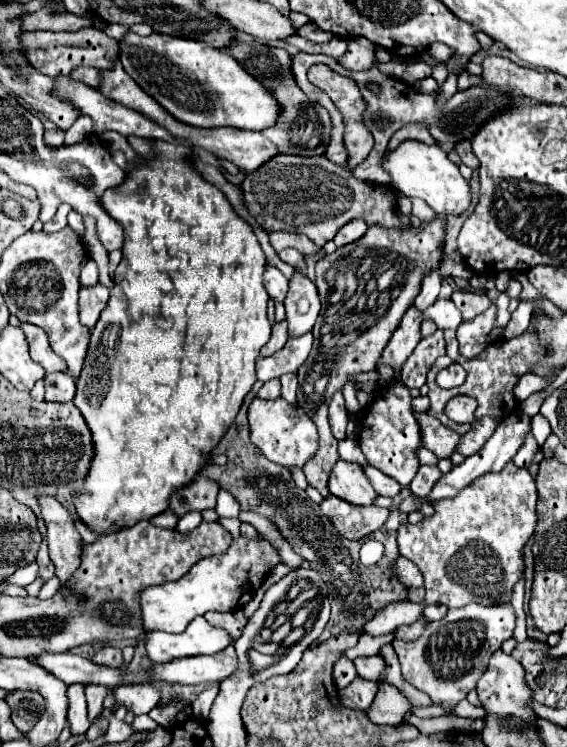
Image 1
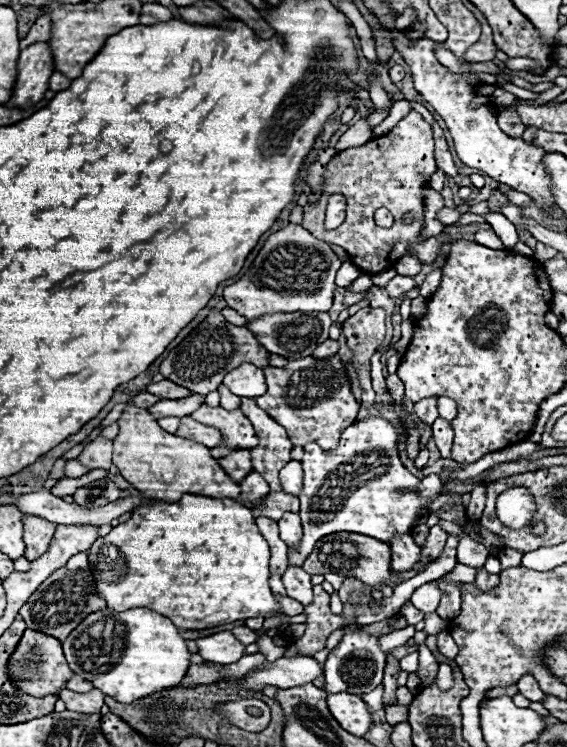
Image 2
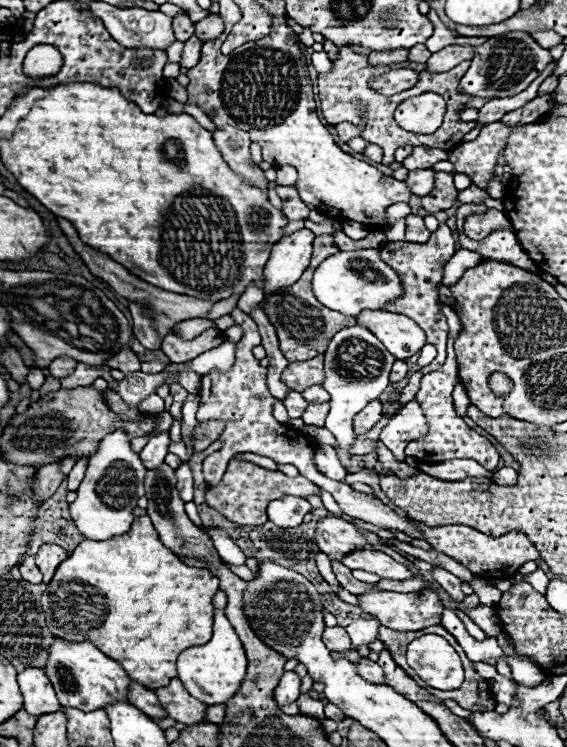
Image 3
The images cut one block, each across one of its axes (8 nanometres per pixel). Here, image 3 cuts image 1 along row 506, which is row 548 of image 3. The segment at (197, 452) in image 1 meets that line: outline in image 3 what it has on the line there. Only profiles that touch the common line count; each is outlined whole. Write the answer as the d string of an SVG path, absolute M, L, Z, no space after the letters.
M138 516L134 518L132 522L132 530L124 536L118 536L118 538L110 538L110 540L82 540L76 550L58 566L52 582L48 584L46 592L42 594L42 610L46 614L46 624L48 624L48 630L56 636L56 638L64 638L68 642L92 642L96 644L98 650L104 650L104 654L108 654L108 658L120 662L120 666L128 672L128 676L150 688L150 690L156 690L156 688L164 688L168 686L170 678L176 678L176 658L180 656L180 652L184 652L186 648L192 648L192 646L202 646L210 640L212 636L212 596L216 594L218 590L218 584L220 580L216 578L216 574L212 574L210 570L206 568L192 568L192 566L186 566L184 562L178 560L176 554L172 554L166 546L162 546L152 522L148 516Z

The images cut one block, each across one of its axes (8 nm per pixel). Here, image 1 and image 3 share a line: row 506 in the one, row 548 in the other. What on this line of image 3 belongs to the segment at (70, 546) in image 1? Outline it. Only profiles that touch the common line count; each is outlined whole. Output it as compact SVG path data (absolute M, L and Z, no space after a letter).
M44 544L38 550L36 564L38 564L40 572L44 574L44 584L48 584L52 580L52 574L56 572L56 566L60 566L60 562L64 558L68 558L68 552L58 544Z

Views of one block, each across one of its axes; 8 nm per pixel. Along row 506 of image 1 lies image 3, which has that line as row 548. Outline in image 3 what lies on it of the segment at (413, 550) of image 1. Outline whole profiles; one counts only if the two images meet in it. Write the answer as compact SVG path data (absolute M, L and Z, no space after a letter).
M414 522L416 528L420 528L422 532L422 540L426 540L428 544L432 544L434 550L450 556L452 560L456 560L458 564L462 564L464 568L468 568L474 576L482 576L482 578L512 578L514 572L520 570L520 566L528 560L536 560L540 554L538 550L532 546L532 542L522 534L522 532L508 532L500 538L492 538L486 536L474 528L456 524L456 526L426 526L420 522Z

